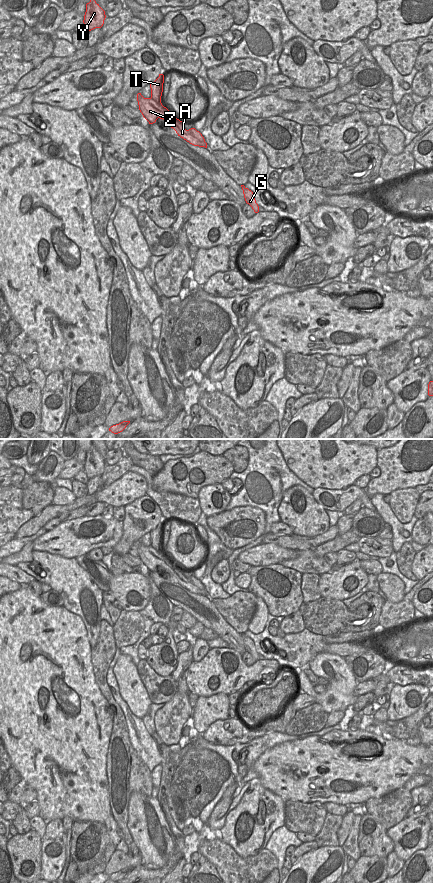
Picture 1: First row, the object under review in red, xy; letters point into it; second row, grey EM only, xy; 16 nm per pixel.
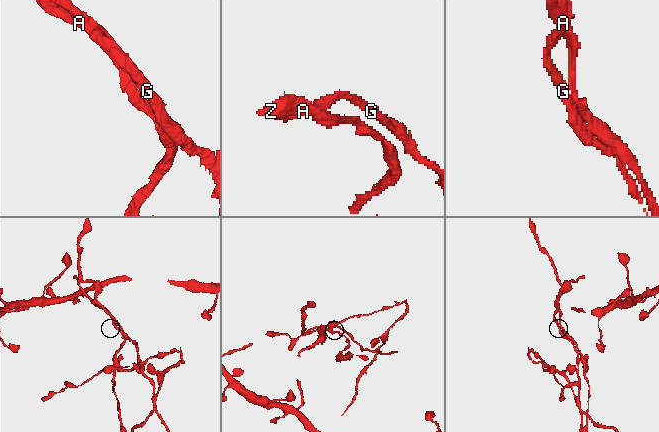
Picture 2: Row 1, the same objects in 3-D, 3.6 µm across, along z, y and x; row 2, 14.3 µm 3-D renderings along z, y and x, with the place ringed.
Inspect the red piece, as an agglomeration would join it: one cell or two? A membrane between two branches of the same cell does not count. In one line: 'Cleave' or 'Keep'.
Cleave.

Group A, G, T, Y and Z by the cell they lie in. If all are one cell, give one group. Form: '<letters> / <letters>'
A G Y Z / T

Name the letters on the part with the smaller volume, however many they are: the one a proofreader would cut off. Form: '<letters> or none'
T

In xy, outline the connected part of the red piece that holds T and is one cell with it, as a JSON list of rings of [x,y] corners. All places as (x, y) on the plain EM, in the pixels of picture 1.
[[[159,522],[159,525],[152,531],[150,531],[151,545],[157,551],[161,550],[161,544],[163,540],[164,523]]]

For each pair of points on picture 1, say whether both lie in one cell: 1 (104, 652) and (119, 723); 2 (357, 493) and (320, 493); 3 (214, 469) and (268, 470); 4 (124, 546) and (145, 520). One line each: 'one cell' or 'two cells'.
1: one cell
2: one cell
3: two cells
4: one cell

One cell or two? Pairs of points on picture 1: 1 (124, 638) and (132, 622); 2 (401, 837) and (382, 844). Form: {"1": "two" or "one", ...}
{"1": "one", "2": "two"}

